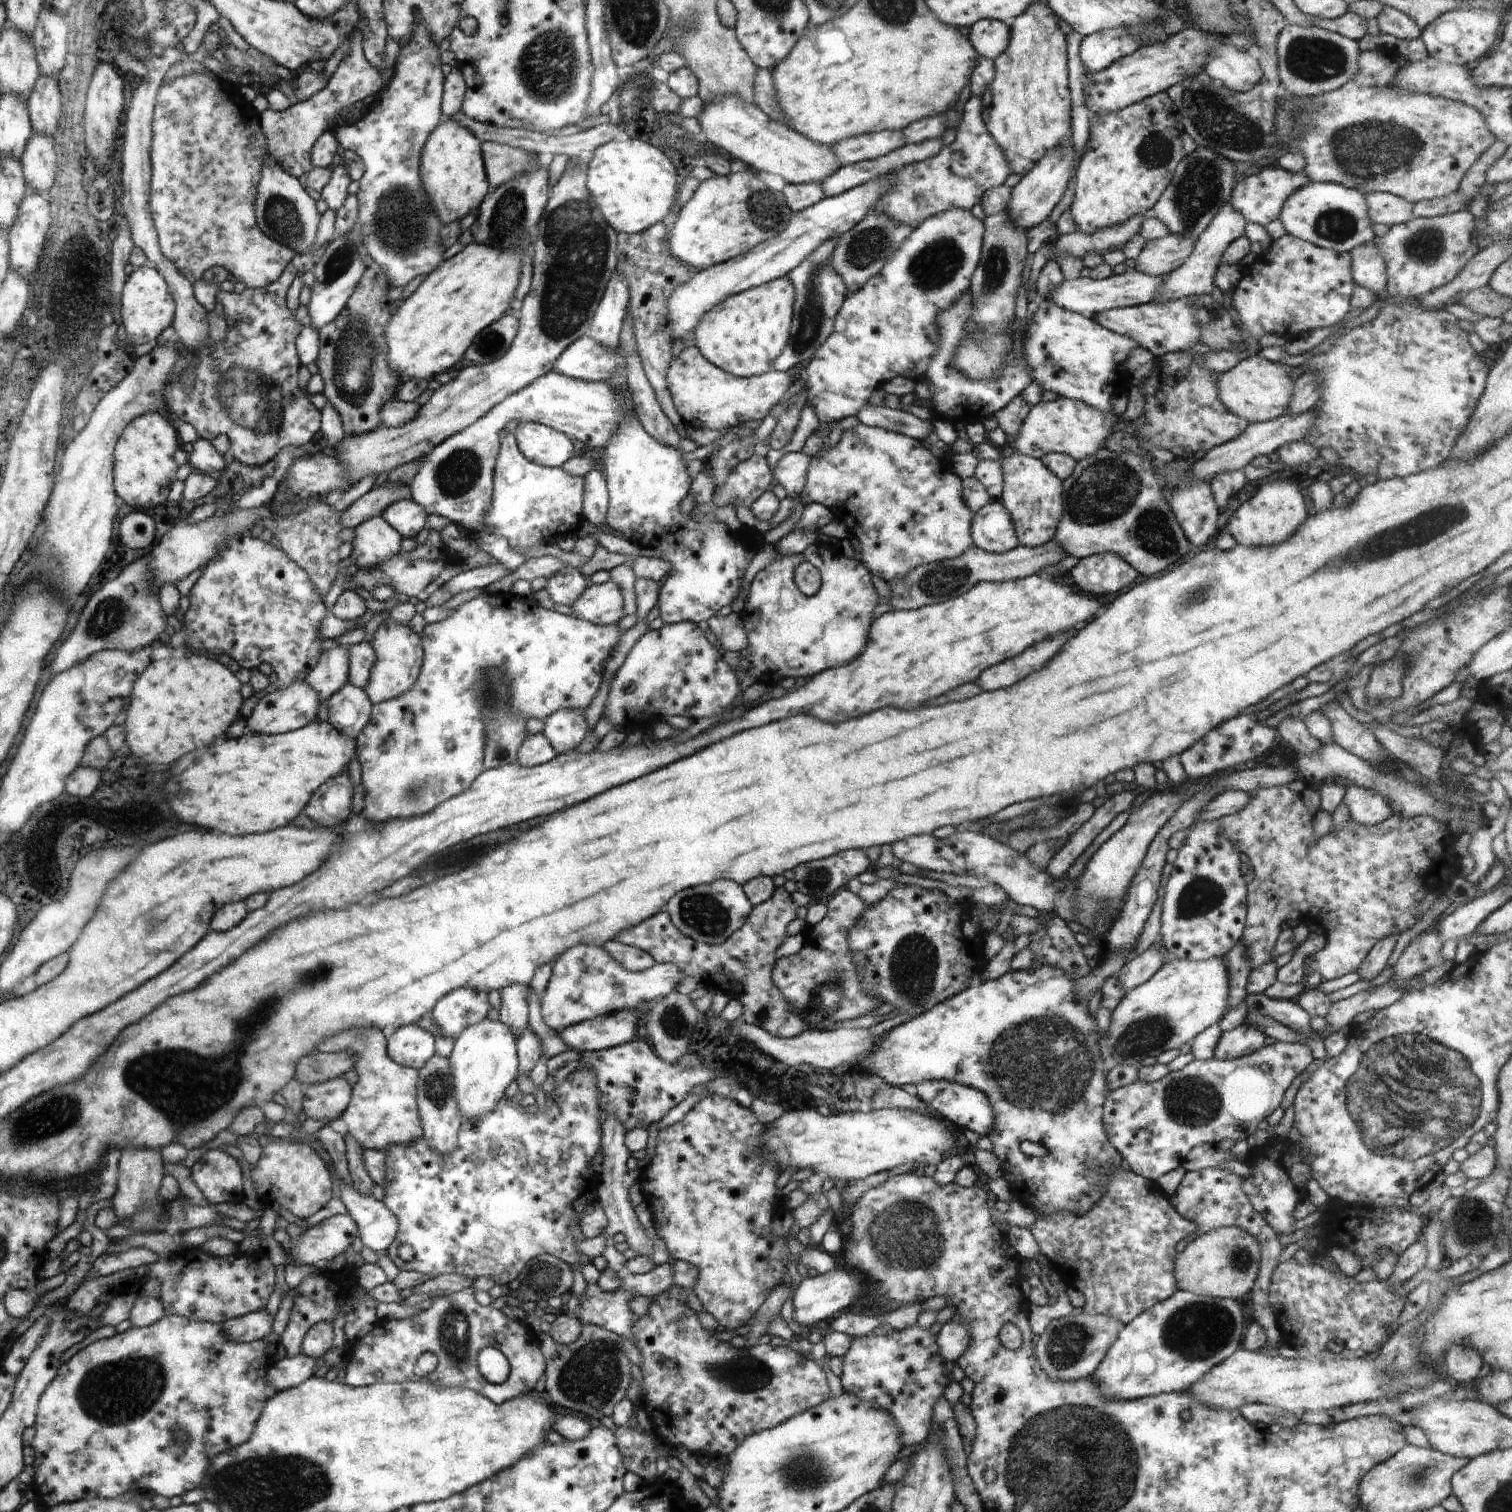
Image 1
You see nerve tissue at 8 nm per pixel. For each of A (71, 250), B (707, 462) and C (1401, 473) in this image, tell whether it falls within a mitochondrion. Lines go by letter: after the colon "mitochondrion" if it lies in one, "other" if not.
A: mitochondrion
B: other
C: other

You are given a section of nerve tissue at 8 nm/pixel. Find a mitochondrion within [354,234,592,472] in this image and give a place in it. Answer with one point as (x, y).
(492, 343)

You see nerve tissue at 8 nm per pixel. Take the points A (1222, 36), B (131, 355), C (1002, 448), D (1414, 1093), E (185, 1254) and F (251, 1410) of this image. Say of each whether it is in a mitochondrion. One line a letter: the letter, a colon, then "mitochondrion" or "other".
A: other
B: other
C: other
D: mitochondrion
E: other
F: other

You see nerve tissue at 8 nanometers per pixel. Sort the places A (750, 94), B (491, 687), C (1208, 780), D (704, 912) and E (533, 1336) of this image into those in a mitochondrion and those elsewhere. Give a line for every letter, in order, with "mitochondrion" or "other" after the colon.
A: other
B: mitochondrion
C: other
D: mitochondrion
E: other

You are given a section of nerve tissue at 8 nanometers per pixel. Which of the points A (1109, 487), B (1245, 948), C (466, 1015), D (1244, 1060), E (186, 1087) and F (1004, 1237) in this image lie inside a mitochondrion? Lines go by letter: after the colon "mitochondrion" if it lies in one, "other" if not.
A: mitochondrion
B: other
C: mitochondrion
D: other
E: mitochondrion
F: other

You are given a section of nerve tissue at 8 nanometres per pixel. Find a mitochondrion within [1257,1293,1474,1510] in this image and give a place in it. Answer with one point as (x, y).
(1417, 1476)

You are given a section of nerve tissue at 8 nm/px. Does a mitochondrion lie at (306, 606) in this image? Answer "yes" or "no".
yes

